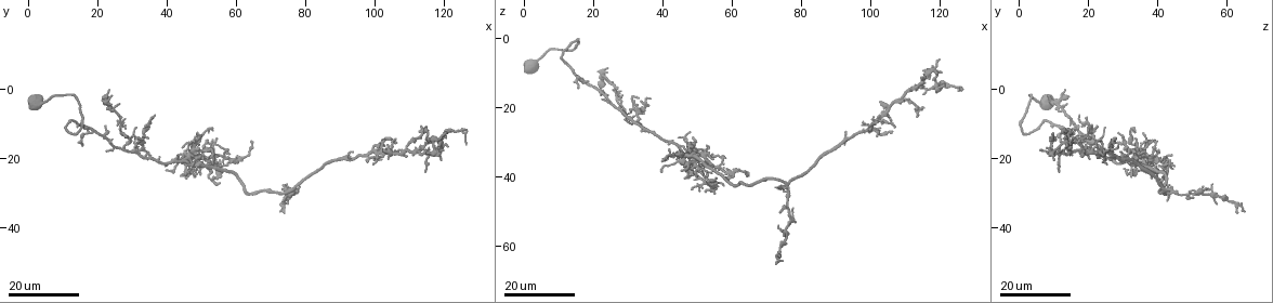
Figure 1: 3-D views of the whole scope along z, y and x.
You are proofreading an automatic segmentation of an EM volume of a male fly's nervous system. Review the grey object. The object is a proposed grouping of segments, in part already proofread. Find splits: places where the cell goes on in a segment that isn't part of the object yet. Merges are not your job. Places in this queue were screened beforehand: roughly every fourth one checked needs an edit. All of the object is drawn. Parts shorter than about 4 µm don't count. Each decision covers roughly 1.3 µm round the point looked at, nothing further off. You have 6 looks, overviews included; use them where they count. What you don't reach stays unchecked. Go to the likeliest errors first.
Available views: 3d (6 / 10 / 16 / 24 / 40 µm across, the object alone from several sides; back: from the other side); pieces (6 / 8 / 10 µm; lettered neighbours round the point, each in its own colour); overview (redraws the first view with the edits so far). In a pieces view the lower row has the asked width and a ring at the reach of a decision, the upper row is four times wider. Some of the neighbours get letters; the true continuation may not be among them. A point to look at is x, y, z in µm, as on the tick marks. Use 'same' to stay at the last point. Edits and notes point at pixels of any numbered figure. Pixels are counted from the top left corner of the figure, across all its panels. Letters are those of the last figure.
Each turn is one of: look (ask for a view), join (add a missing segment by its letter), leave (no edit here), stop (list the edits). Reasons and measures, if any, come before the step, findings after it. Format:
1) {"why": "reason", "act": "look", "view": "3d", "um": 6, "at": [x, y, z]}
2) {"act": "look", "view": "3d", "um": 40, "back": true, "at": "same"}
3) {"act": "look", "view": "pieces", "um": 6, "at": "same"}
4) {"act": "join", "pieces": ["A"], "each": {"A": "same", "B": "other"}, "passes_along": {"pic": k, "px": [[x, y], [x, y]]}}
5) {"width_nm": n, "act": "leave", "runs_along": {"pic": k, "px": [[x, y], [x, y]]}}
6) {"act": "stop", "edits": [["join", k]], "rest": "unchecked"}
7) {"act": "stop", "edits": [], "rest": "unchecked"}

{"why": "an open end", "act": "look", "view": "3d", "um": 16, "at": [127.0, 16.5, 14.5]}

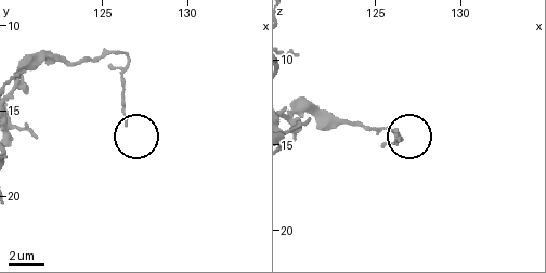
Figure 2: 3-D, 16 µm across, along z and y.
{"act": "look", "view": "pieces", "um": 6, "at": [126.4, 15.9, 14.9]}

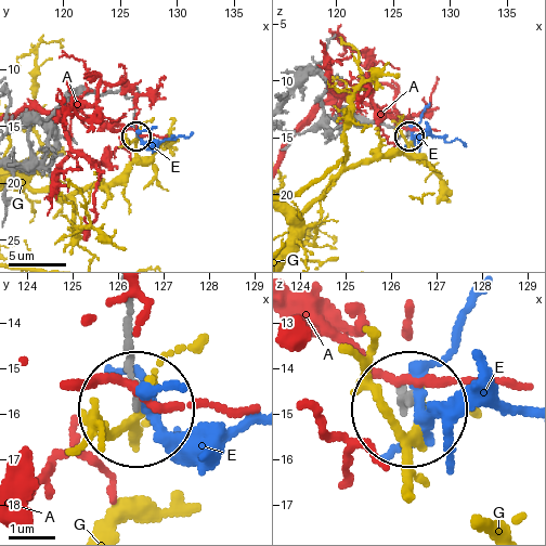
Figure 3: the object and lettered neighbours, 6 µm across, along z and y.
{"act": "leave", "each": {"A": "other", "E": "other", "G": "other"}, "found": "none of them fits"}

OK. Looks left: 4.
{"why": "an open end", "act": "look", "view": "3d", "um": 16, "at": [120.0, 12.5, 10.0]}

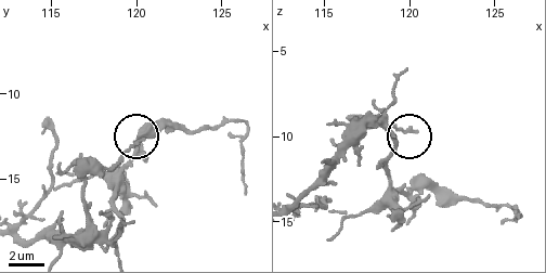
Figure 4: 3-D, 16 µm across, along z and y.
{"act": "look", "view": "pieces", "um": 6, "at": [120.3, 12.7, 9.8]}

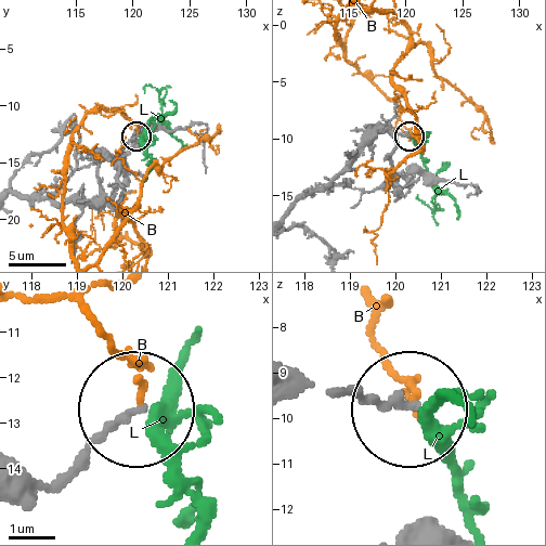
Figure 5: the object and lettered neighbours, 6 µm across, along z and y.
{"act": "leave", "each": {"B": "other", "L": "other"}, "runs_along": {"pic": 5, "px": [[21, 501], [133, 412]]}, "found": "none of them fits"}

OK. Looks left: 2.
{"why": "branch stops here", "act": "look", "view": "3d", "um": 16, "at": [103.5, 16.5, 19.5]}

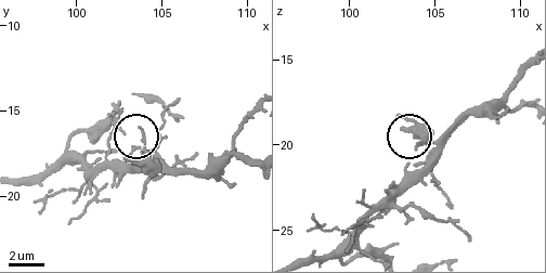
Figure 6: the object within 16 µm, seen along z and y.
{"why": "see the neighbours", "act": "look", "view": "pieces", "um": 6, "at": "same"}

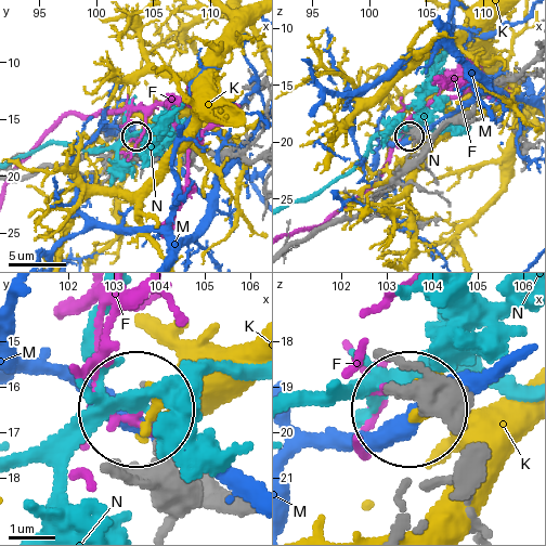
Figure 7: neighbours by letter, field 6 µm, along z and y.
{"width_nm": 150, "act": "leave", "each": {"F": "other", "K": "other", "M": "other", "N": "other"}, "found": "no lettered segment goes on from it"}

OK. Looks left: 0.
{"act": "stop", "edits": [], "rest": "unchecked"}

